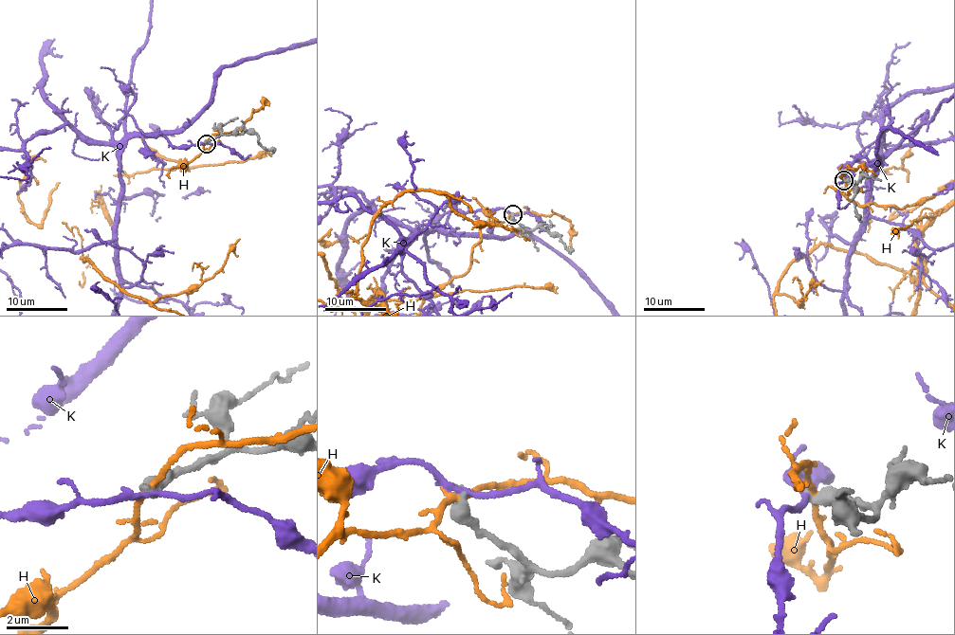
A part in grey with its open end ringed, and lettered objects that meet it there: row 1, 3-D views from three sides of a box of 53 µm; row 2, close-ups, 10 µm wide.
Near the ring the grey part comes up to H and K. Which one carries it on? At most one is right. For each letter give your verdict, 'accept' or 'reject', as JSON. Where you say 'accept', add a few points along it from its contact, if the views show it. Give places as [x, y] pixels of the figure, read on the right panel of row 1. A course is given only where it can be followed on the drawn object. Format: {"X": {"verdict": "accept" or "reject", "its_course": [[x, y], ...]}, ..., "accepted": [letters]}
{"H": {"verdict": "reject"}, "K": {"verdict": "reject"}, "accepted": []}

